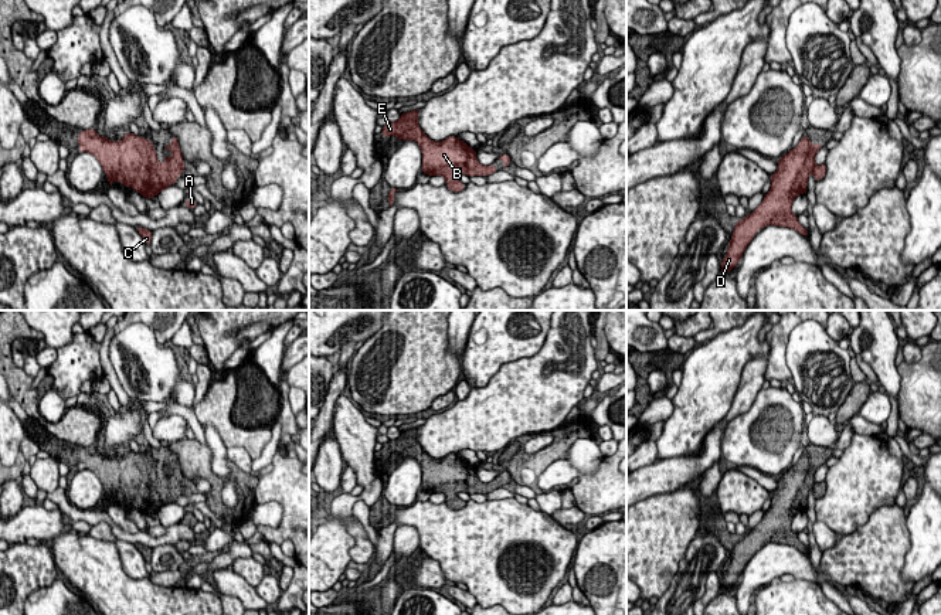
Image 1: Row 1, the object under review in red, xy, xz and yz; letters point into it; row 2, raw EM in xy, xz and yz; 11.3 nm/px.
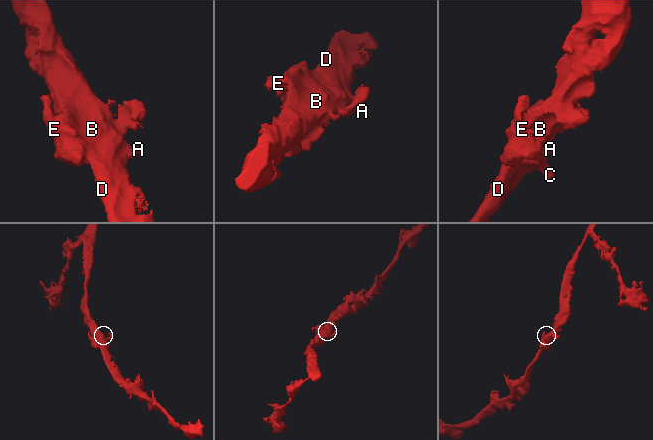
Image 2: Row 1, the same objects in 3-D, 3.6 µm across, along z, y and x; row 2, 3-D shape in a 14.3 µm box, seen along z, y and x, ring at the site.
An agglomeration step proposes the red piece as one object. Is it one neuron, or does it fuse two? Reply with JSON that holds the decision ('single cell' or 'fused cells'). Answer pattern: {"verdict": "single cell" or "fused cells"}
{"verdict": "single cell"}

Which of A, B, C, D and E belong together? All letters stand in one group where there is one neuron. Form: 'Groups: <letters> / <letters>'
Groups: A B C D E

